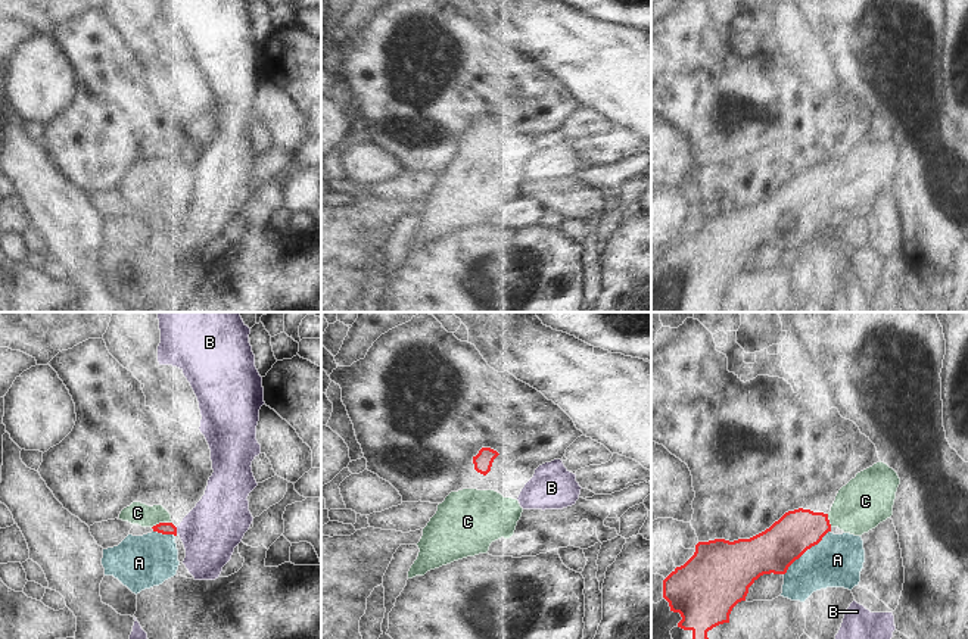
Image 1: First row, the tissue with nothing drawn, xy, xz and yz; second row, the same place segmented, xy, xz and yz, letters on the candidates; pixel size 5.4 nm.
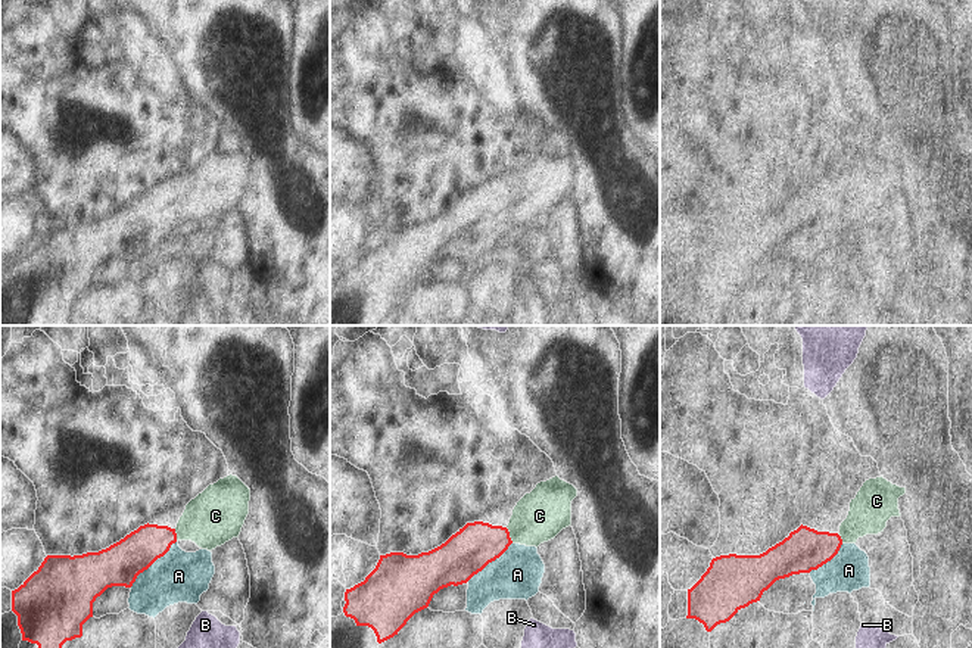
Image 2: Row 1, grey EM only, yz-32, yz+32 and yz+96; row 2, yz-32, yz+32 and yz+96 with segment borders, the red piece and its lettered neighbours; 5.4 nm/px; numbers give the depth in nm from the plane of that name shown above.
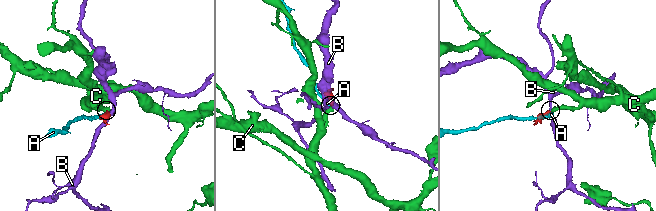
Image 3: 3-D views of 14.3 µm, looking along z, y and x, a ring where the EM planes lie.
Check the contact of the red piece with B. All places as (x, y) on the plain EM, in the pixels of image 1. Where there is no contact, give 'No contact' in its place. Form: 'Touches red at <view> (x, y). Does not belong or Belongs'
Touches red at xy (176, 200). Does not belong.

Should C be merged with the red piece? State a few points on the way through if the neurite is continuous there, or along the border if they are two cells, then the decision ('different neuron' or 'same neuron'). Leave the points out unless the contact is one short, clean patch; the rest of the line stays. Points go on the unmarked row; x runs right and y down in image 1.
across xy (162, 198), (161, 193), (155, 187), (137, 183) | same neuron

